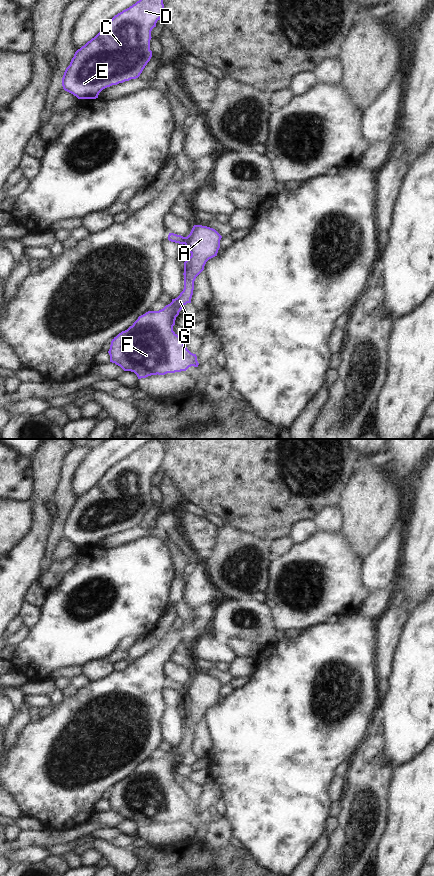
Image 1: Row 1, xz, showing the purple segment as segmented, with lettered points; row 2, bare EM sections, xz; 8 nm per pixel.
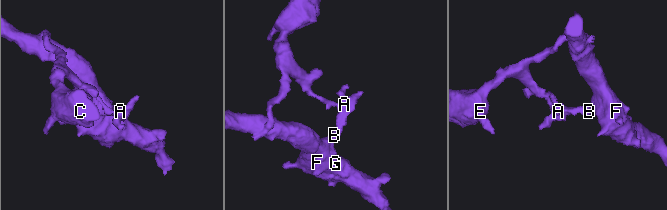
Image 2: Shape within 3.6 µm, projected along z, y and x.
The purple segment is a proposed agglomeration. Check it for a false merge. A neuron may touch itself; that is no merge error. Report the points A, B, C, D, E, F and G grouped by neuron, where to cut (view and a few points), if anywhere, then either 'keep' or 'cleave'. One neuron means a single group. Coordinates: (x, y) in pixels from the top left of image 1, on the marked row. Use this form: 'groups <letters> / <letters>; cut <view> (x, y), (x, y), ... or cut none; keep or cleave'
groups A B F G / C D E; cut xz (186, 237), (183, 243); cleave

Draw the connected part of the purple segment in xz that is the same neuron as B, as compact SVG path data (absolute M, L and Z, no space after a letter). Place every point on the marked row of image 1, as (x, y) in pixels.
M194 225L184 242L191 256L184 262L184 289L180 295L159 311L148 311L127 330L122 331L111 341L110 362L120 366L124 371L134 372L138 379L151 375L165 375L186 371L189 367L198 367L196 354L191 353L173 331L176 317L187 303L191 303L196 277L204 270L206 262L217 256L222 236L213 228Z

